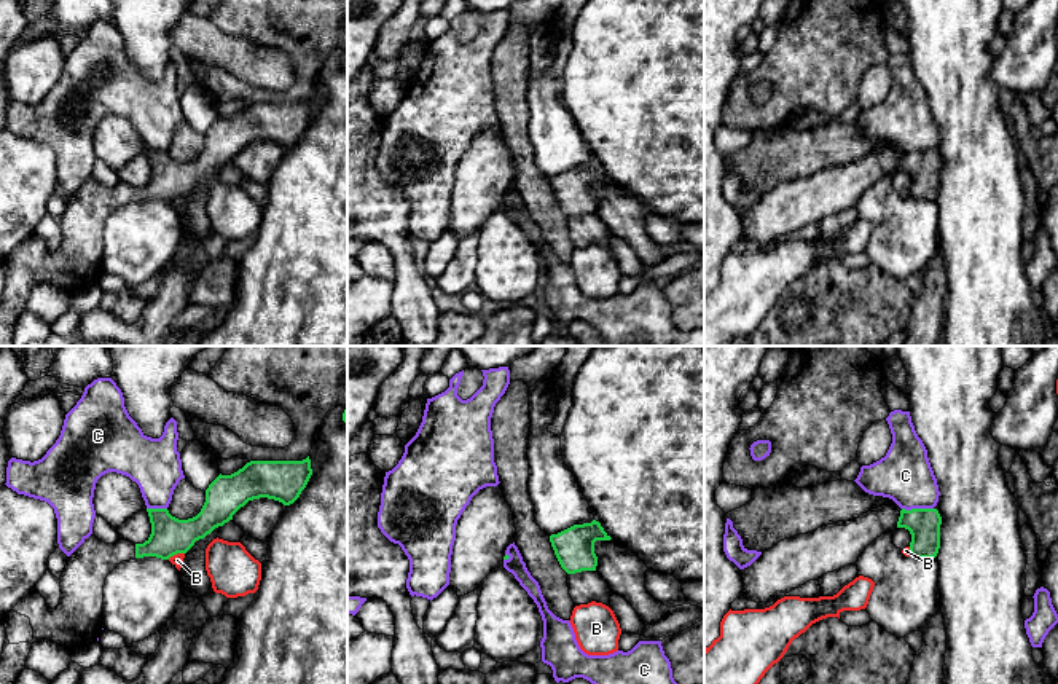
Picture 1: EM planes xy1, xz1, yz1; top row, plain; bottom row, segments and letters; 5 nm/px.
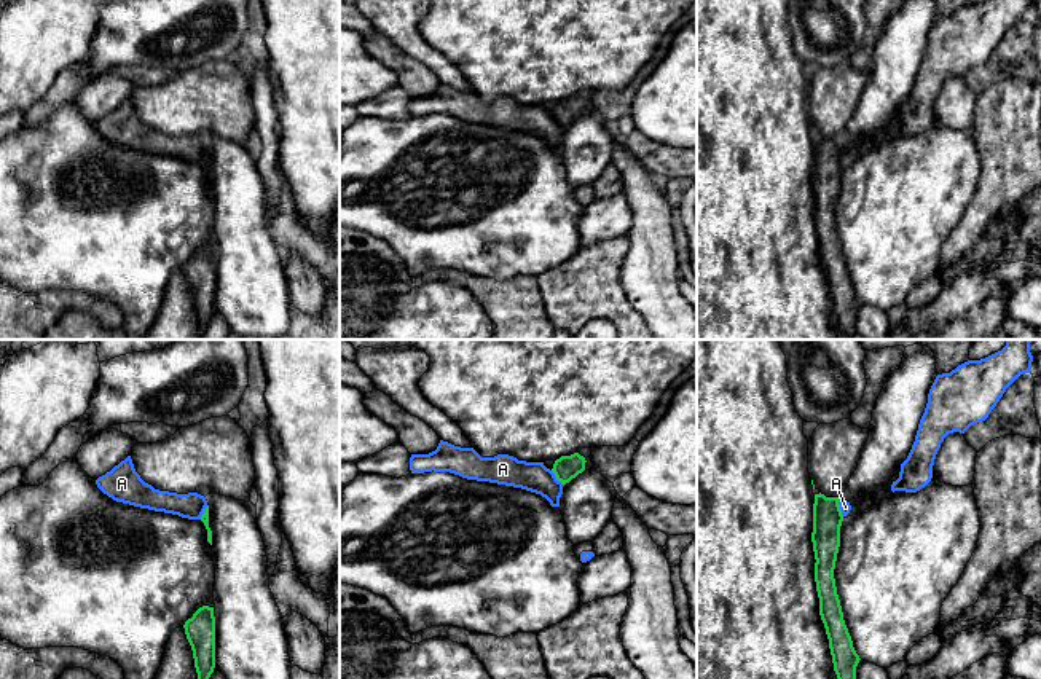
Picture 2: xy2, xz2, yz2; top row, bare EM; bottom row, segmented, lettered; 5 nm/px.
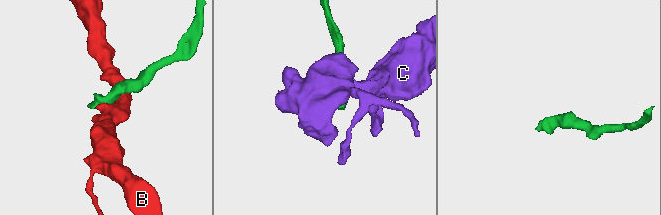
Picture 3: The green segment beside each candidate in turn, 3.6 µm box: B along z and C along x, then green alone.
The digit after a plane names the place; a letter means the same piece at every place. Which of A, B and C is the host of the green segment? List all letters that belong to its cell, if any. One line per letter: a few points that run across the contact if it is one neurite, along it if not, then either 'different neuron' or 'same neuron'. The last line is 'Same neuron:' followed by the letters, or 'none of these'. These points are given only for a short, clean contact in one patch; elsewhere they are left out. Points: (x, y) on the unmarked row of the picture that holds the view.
A: yz2 (839, 141), (839, 150), (844, 158) | different neuron
B: xy1 (184, 195), (168, 201) | different neuron
C: yz1 (902, 150), (932, 152) | different neuron
Same neuron: none of these

